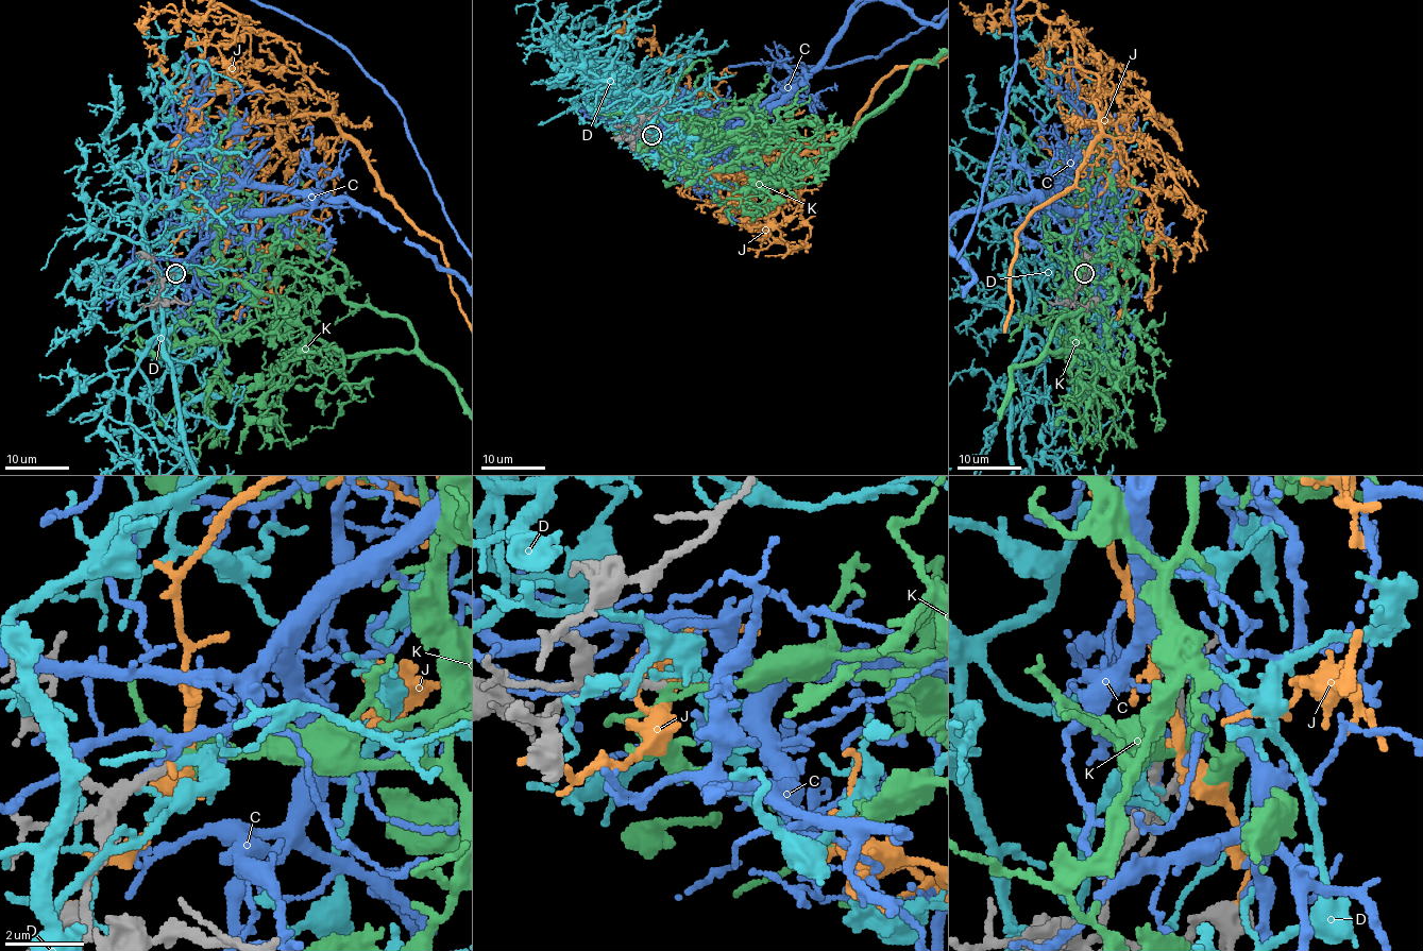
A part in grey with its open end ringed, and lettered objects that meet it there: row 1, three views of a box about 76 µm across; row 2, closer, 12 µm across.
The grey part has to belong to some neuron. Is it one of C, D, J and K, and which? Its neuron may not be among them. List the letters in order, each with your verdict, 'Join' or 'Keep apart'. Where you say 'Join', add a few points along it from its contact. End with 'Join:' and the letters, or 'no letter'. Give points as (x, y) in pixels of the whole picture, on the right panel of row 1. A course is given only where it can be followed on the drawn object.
C: Keep apart
D: Keep apart
J: Keep apart
K: Join
Join: K

